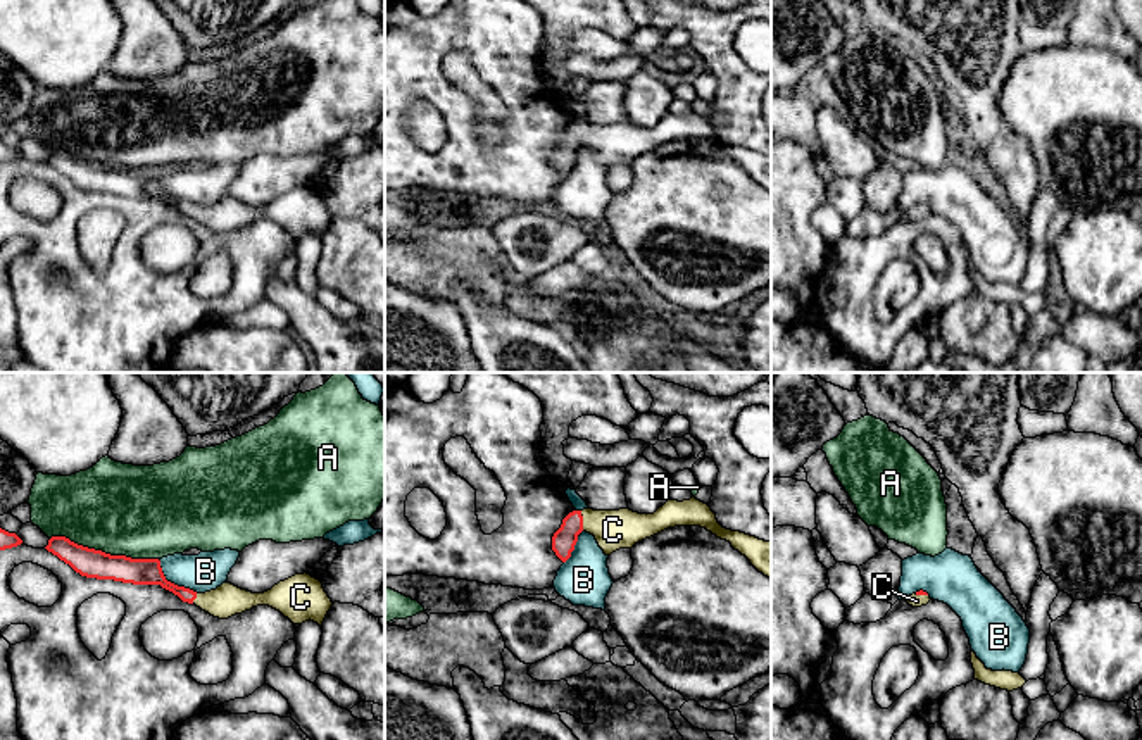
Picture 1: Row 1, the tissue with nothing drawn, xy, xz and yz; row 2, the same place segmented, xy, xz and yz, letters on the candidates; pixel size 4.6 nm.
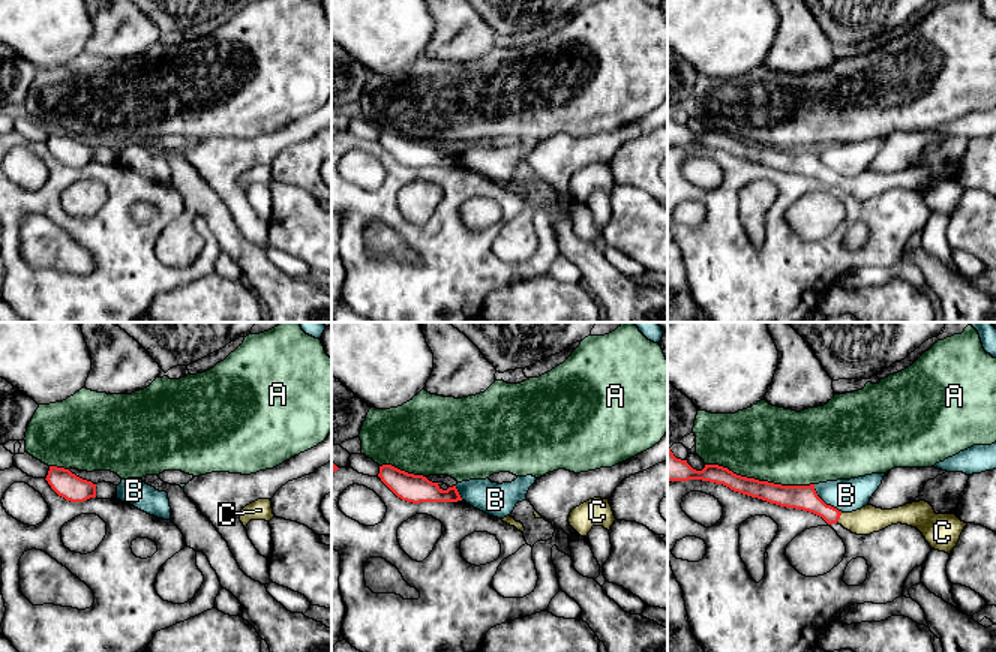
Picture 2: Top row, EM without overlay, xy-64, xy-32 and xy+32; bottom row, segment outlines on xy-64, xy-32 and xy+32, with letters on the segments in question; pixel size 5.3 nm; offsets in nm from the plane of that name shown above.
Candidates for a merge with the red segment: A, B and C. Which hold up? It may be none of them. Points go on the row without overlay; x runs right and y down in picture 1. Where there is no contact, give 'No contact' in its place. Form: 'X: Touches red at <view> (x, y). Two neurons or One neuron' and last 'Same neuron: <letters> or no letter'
A: Touches red at xy (104, 166). Two neurons
B: Touches red at xy (173, 197). Two neurons
C: Touches red at xz (582, 135). One neuron
Same neuron: C

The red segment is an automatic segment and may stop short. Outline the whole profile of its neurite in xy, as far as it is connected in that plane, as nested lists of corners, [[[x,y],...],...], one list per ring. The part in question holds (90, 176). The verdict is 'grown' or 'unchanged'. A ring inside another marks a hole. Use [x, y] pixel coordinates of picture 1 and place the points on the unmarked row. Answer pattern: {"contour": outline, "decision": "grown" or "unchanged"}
{"contour": [[[52,150],[45,162],[69,178],[81,190],[133,198],[160,198],[178,209],[183,216],[195,217],[219,233],[228,233],[257,219],[269,219],[279,224],[293,238],[302,238],[311,233],[323,240],[323,235],[333,219],[323,197],[307,186],[279,195],[264,207],[252,207],[231,197],[223,197],[216,204],[197,207],[167,195],[159,172],[110,169],[102,164],[78,159],[66,150]]], "decision": "grown"}

